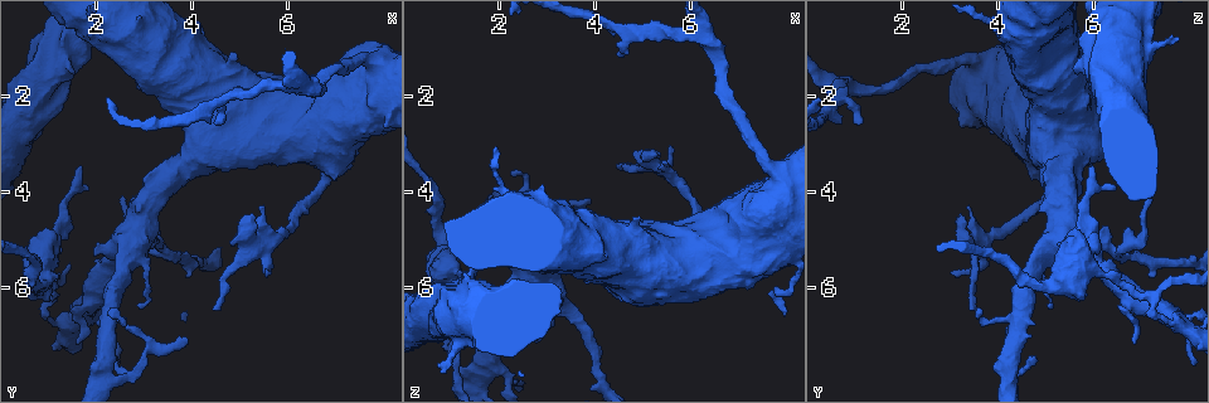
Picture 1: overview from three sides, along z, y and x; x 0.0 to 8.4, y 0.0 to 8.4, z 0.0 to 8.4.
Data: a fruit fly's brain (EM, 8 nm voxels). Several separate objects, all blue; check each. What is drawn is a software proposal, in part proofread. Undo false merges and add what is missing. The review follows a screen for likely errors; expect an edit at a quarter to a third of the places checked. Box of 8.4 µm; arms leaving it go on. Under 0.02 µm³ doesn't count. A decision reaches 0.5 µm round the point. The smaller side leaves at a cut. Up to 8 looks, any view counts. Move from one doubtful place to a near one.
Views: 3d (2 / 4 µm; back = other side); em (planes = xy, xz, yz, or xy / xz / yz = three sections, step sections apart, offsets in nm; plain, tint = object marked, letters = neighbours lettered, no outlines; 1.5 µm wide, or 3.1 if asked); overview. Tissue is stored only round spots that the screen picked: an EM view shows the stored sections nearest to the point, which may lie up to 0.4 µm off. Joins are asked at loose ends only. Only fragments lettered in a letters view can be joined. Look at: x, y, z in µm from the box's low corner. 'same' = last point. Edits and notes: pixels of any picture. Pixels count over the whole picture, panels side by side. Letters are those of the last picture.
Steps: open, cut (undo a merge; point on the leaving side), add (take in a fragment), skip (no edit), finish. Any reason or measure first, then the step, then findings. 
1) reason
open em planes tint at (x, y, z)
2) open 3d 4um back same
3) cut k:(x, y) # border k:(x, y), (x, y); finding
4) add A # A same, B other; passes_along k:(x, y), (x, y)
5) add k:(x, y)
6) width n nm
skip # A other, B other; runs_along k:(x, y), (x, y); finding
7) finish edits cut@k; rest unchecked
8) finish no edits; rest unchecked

thick end
open 3d 4um at (1.55, 1.45, 5.65)

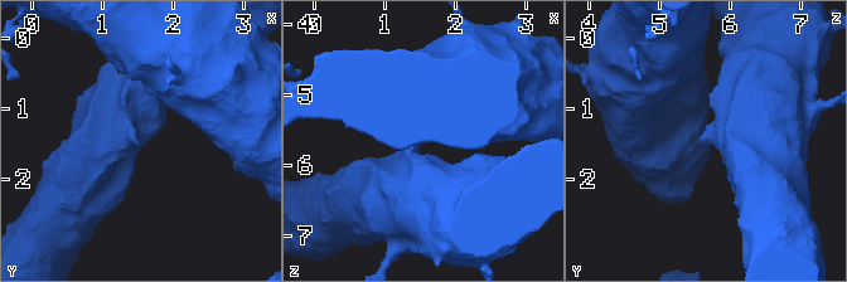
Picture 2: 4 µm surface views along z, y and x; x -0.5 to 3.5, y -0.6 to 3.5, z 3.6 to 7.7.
need the tissue
open em planes letters at (1.60, 1.50, 5.65)

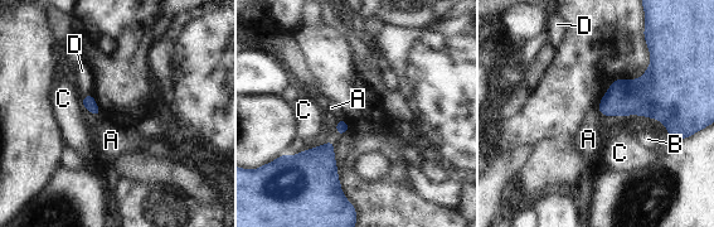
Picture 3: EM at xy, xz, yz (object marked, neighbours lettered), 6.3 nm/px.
skip # A other, B other, C other, D other; border 3:(336, 117), (345, 121); none of them fits

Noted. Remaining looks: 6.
branch stops here
open em xy step 4 tint at (0.70, 0.75, 7.65)

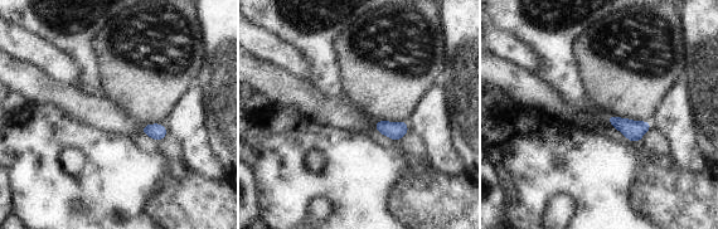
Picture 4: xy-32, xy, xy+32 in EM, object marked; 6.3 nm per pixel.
another direction
open em planes letters same

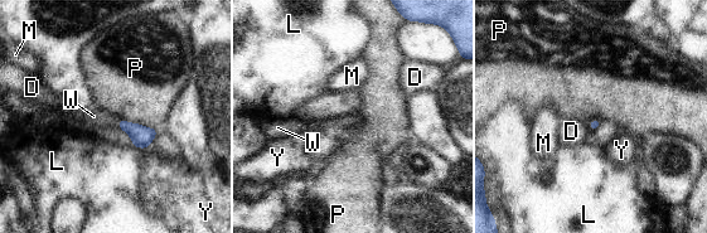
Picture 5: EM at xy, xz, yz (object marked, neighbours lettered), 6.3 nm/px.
add W # D other, L other, M other, P other, W same, Y other; passes_along 5:(141, 136), (117, 122), (93, 116); the neuron continues

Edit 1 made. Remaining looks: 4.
side arm on a straight run
open 3d 2um at (1.00, 6.20, 7.25)

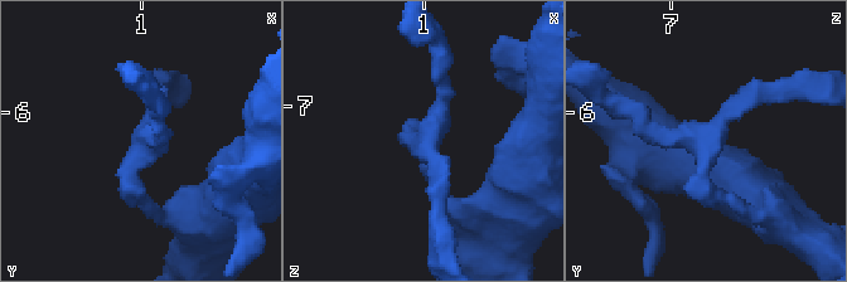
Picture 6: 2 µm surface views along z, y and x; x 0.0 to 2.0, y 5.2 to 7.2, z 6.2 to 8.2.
arms 3; arm_widths 160, 160, 220 nm; now the EM
open em xy step 8 tint at (1.02, 6.22, 7.22)

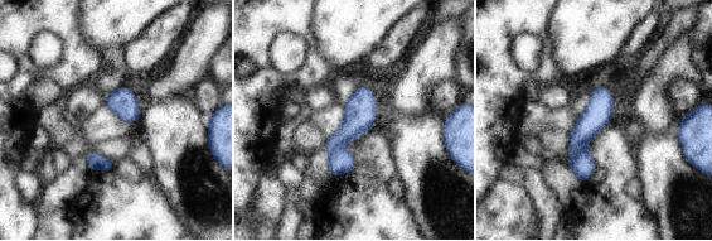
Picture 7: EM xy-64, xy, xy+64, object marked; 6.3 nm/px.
open em planes letters same

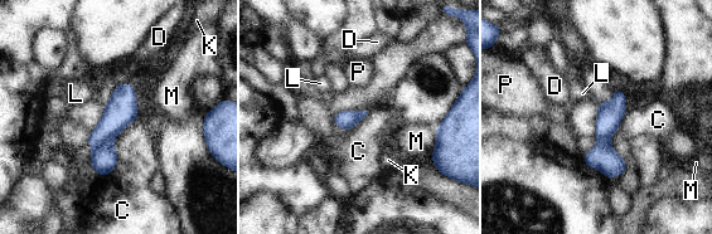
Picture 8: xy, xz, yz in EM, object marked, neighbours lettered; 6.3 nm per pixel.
cut 8:(121, 110) # C other, D other, K other, L other, M other, P other; border 8:(111, 140), (103, 140), (93, 149); two neurons meet here

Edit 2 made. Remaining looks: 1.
finish edits add@5, cut@8; rest unchecked

